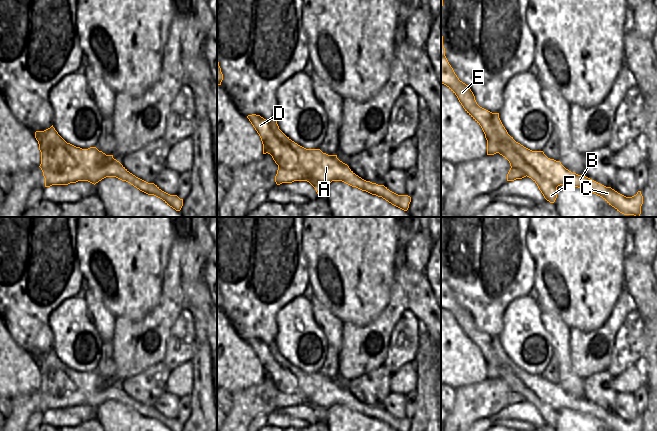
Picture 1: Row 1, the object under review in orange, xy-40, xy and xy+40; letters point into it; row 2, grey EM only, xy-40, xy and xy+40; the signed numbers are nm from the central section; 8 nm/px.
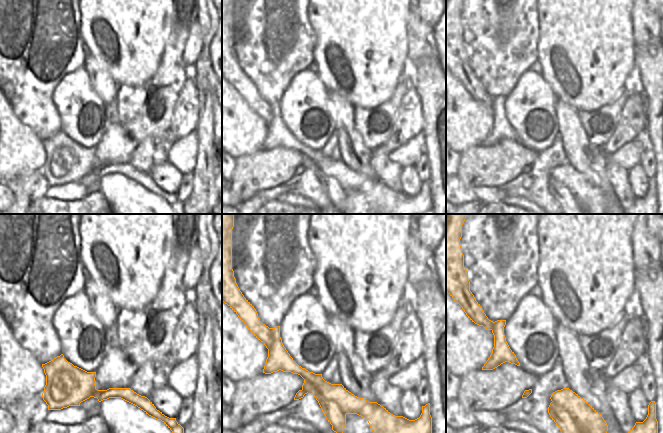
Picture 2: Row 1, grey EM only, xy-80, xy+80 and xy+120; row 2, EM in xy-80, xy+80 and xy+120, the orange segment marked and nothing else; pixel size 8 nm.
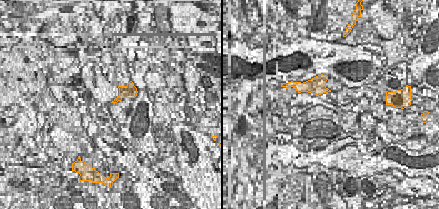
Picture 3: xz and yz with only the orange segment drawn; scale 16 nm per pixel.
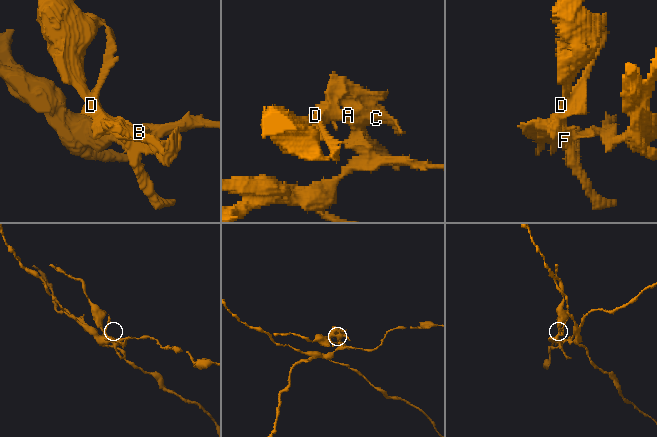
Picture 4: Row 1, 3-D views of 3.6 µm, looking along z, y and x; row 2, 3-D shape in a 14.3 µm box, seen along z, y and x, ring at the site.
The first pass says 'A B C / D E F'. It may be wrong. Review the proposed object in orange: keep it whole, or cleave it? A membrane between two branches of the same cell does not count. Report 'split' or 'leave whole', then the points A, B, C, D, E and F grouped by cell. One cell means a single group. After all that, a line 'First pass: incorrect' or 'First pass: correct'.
split | A B C / D E F
First pass: correct

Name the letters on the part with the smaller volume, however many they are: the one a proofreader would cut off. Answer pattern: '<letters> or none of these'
D, E, F

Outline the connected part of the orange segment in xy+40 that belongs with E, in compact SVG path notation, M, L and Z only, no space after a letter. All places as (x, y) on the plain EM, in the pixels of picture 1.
M441 258L441 307L446 309L458 322L465 335L481 350L487 365L494 367L499 372L499 378L511 386L511 380L517 376L523 380L527 388L520 393L531 402L538 410L544 422L554 427L557 422L557 410L544 403L533 390L539 387L546 379L543 375L532 375L513 361L500 359L494 346L493 337L480 331L473 316L468 309L459 304L445 280L443 260Z

